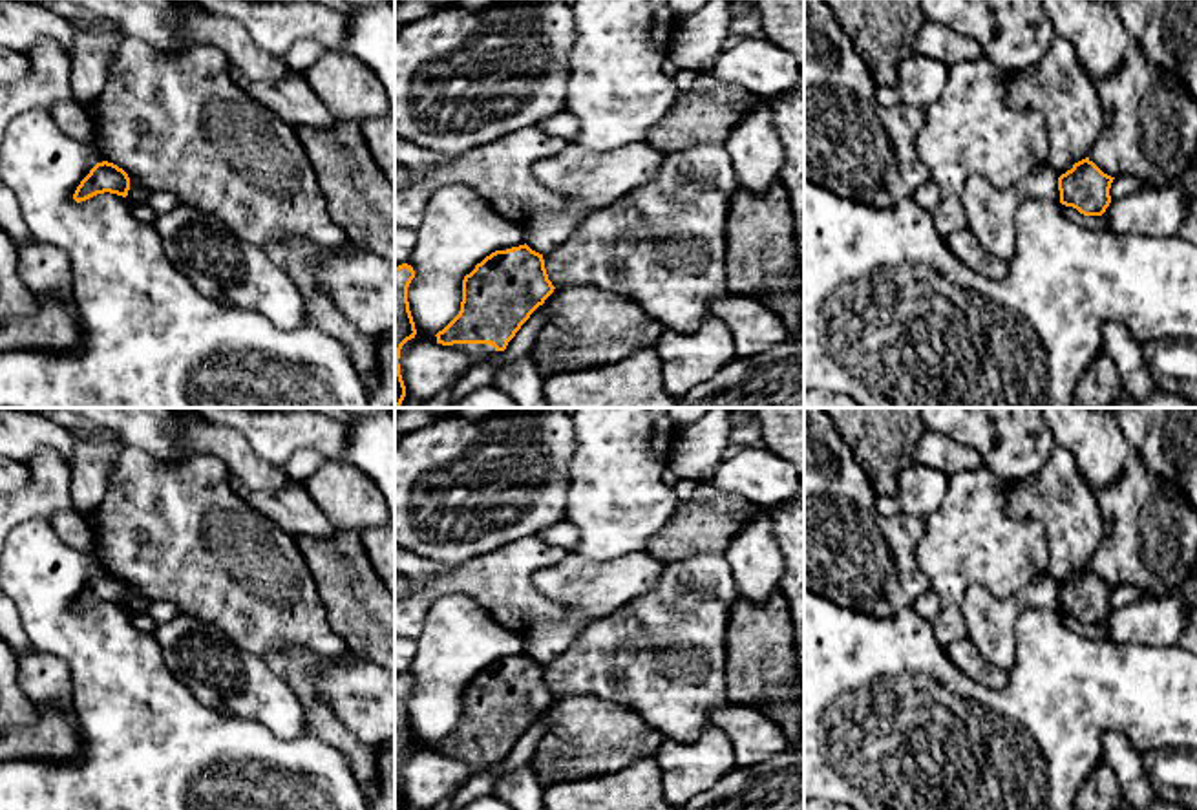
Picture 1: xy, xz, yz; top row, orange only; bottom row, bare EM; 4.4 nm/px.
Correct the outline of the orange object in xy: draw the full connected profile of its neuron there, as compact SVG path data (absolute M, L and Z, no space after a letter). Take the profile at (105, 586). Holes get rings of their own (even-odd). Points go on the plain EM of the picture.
M97 572L90 583L77 596L73 609L77 613L86 611L97 603L117 603L126 607L130 600L128 583L113 572Z

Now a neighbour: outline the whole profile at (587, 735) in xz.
M588 693L559 697L545 715L550 724L530 761L543 788L607 777L654 759L667 741L632 708Z

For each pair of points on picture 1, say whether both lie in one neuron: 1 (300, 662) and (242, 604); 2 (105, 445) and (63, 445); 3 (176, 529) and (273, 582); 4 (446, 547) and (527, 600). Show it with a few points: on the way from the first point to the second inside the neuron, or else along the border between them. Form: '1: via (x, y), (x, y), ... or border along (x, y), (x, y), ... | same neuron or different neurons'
1: border along (328, 657), (302, 648), (284, 648), (271, 660) | different neurons
2: border along (75, 434), (77, 445), (66, 463) | different neurons
3: via (200, 545), (249, 580) | same neuron
4: border along (507, 543), (454, 565), (424, 558) | different neurons

